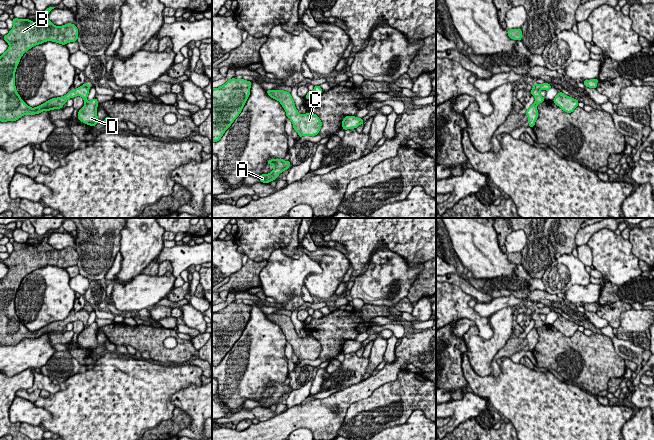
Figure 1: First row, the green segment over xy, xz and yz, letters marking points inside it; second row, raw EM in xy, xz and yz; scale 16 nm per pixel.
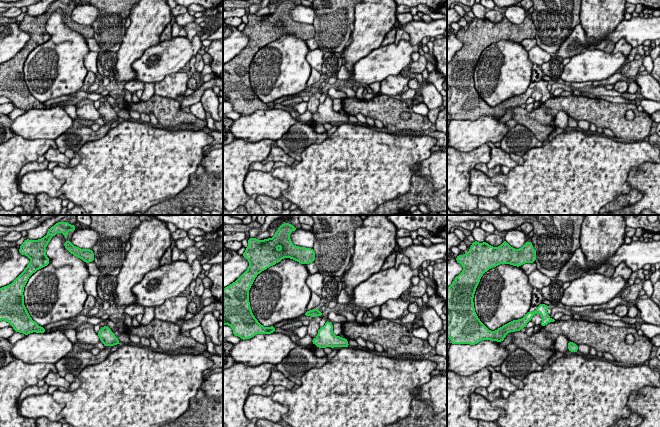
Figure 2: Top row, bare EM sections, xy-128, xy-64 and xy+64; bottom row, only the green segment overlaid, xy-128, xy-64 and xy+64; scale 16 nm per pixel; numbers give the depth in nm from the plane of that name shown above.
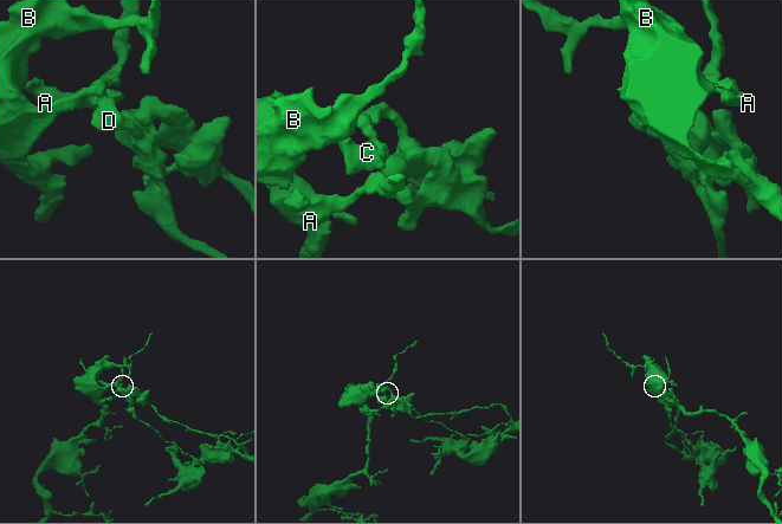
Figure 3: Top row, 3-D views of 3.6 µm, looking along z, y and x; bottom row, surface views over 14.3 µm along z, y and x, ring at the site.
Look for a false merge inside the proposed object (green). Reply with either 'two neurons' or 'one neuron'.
one neuron

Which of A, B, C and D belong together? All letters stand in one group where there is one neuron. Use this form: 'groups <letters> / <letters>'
groups A B C D

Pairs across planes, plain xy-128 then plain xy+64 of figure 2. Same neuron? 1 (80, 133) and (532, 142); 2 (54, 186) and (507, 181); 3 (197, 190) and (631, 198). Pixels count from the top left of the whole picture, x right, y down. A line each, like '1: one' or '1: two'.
1: one
2: two
3: one

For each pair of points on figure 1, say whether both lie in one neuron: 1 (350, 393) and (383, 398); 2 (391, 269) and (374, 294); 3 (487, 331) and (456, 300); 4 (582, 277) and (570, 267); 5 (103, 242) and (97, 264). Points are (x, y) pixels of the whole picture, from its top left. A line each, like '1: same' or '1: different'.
1: different
2: same
3: same
4: same
5: same

